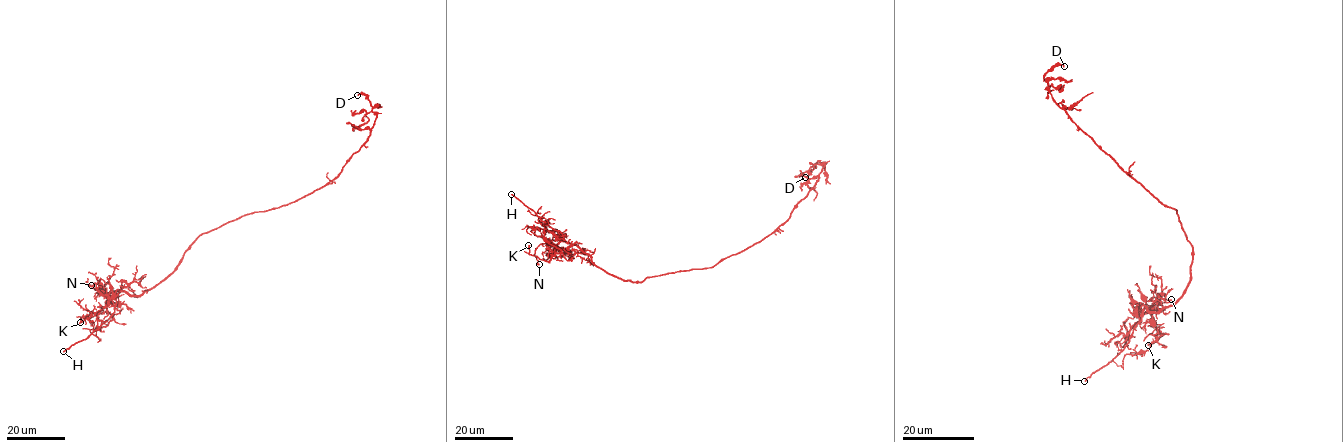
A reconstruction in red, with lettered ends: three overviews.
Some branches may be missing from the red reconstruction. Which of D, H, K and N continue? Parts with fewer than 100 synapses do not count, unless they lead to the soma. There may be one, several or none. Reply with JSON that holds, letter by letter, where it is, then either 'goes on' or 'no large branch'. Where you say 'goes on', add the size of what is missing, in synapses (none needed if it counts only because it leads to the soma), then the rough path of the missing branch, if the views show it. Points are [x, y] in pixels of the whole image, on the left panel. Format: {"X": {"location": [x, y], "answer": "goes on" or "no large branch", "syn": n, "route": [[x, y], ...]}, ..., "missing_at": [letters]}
{"D": {"location": [357, 95], "answer": "no large branch"}, "H": {"location": [63, 351], "answer": "goes on", "route": [[63, 351], [55, 355], [51, 367], [33, 378]]}, "K": {"location": [80, 322], "answer": "no large branch"}, "N": {"location": [91, 285], "answer": "no large branch"}, "missing_at": ["H"]}

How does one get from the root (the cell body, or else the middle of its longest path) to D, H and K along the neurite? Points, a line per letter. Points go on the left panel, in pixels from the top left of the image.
D: (234, 221), (298, 200), (325, 186), (342, 170), (346, 162), (366, 141), (376, 117), (365, 96), (357, 95)
H: (234, 221), (202, 233), (180, 263), (152, 287), (139, 295), (121, 291), (114, 313), (85, 339), (63, 351)
K: (234, 221), (202, 233), (152, 287), (108, 296), (107, 310), (80, 322)

